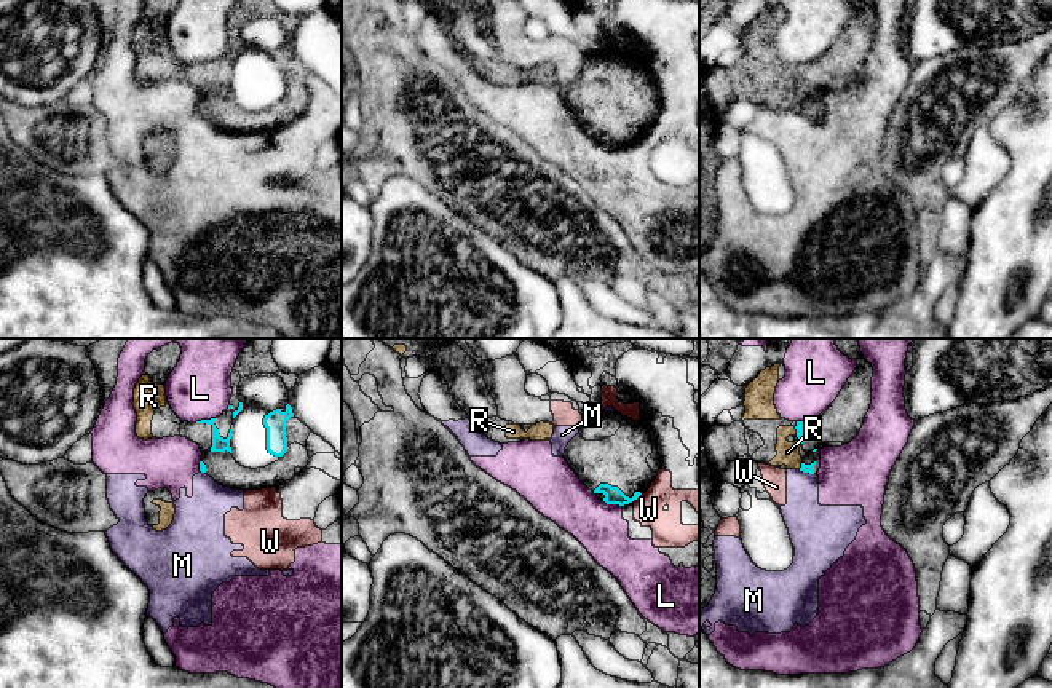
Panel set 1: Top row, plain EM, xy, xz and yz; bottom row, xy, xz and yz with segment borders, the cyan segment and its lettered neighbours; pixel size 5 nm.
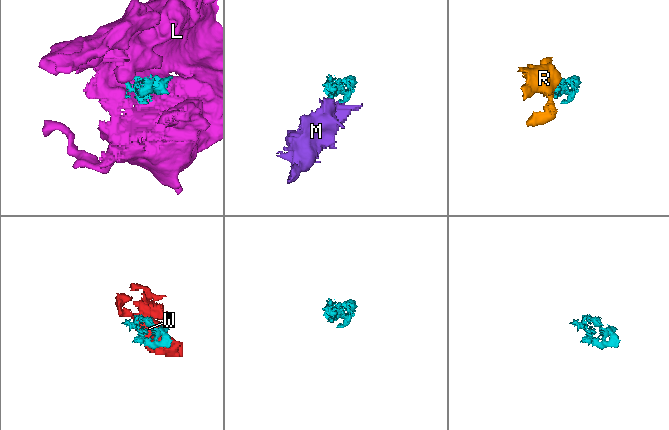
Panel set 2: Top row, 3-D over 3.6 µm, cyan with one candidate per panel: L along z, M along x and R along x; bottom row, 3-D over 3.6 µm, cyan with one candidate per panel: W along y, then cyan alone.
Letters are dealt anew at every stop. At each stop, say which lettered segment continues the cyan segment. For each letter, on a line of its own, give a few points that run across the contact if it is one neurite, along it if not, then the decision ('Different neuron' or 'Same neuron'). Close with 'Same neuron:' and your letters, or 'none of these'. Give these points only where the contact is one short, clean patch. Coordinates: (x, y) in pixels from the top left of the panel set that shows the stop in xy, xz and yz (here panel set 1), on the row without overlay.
L: Different neuron
M: Line: yz (798, 112), (813, 117). Different neuron
R: Line: yz (800, 67), (797, 74), (784, 79), (787, 94). Same neuron
W: Different neuron
Same neuron: R

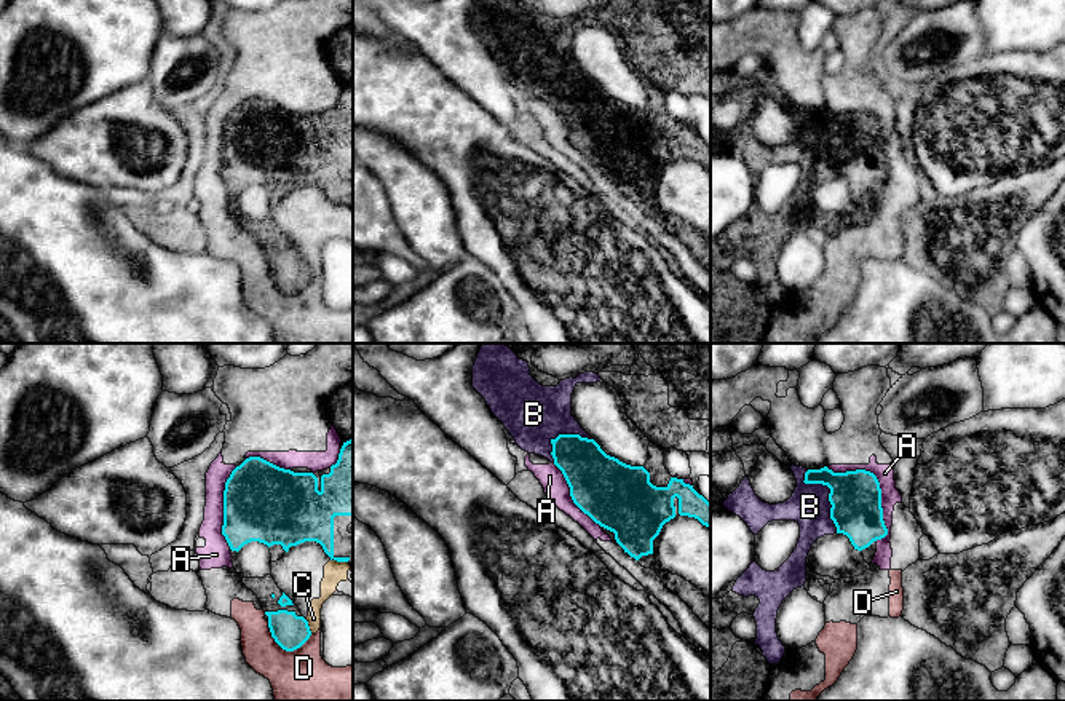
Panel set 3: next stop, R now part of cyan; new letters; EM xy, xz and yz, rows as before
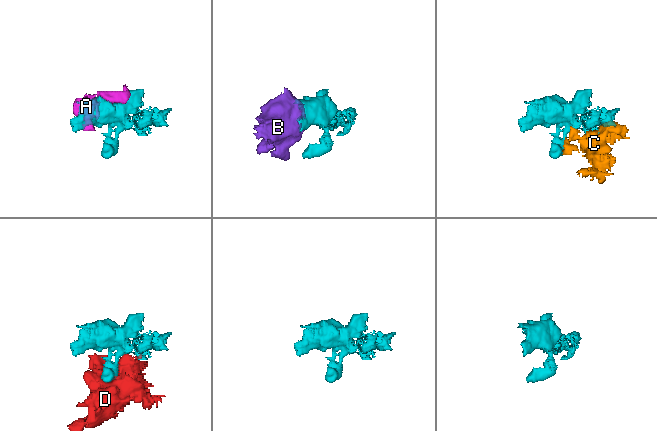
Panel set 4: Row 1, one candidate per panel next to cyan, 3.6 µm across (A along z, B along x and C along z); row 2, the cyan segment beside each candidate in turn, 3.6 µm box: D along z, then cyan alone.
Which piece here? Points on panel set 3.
A: Different neuron
B: Same neuron
C: Different neuron
D: Different neuron
Same neuron: B

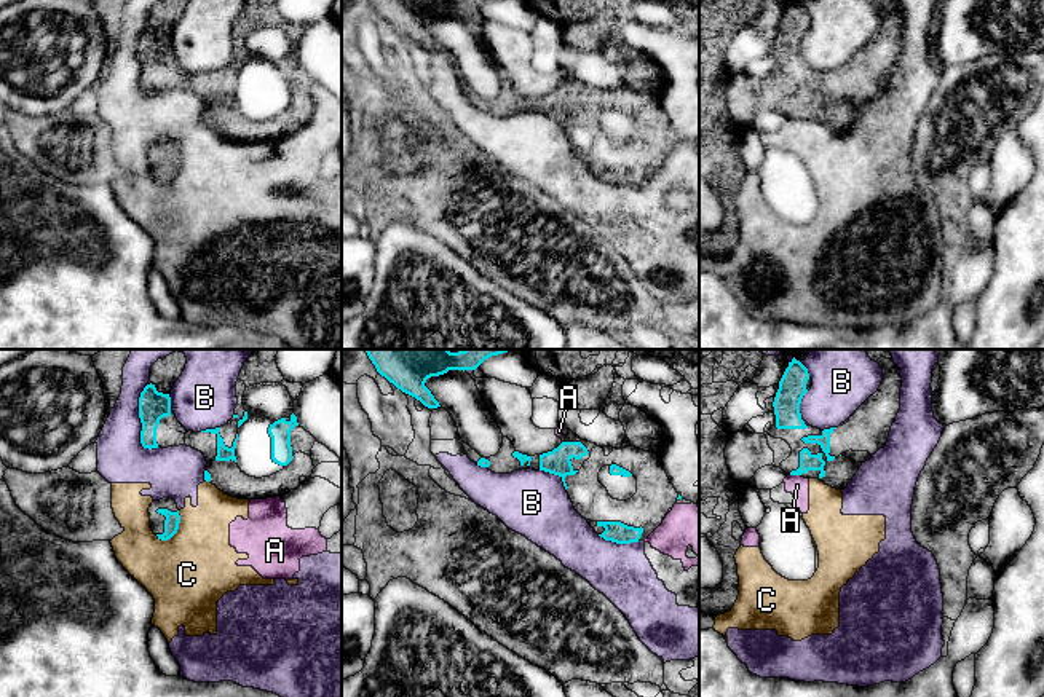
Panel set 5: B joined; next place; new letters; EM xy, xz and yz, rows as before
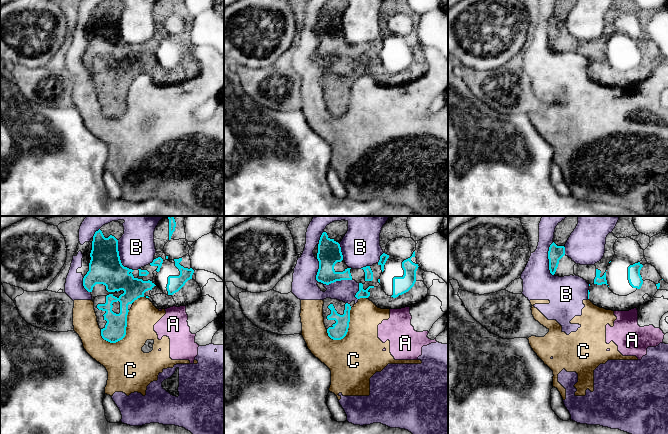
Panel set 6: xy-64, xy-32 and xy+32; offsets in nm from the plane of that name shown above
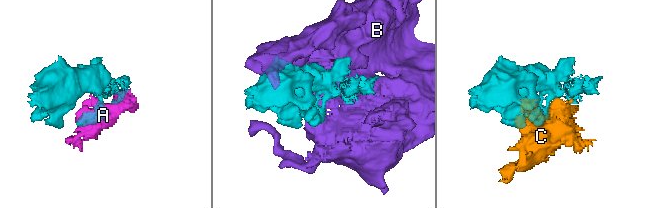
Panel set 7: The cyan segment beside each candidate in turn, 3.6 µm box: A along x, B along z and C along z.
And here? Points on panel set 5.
A: Different neuron
B: Different neuron
C: Different neuron
Same neuron: none of these

